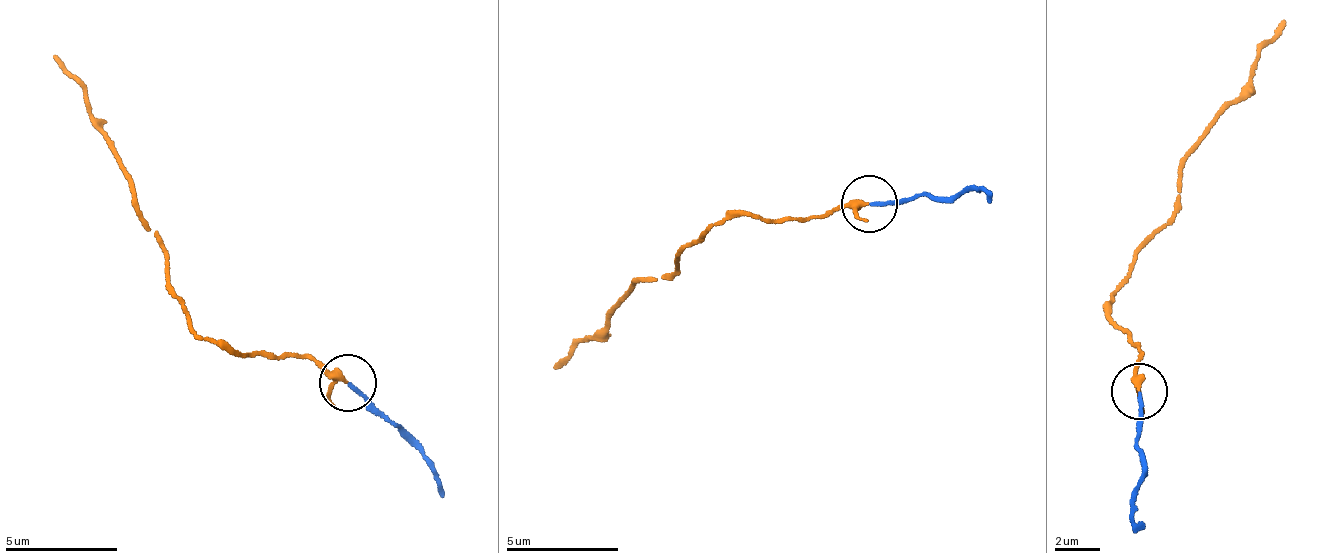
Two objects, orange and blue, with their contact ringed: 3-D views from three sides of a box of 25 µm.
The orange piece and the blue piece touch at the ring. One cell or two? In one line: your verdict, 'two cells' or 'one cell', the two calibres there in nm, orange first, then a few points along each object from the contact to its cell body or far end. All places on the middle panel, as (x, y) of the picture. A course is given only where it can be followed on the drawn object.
one cell; calibres 240 and 140 nm; course orange (870, 202), (846, 202), (825, 215), (739, 214), (705, 232), (676, 255), (672, 273), (637, 281), (553, 369); course blue (870, 202), (953, 200), (976, 188), (989, 205)

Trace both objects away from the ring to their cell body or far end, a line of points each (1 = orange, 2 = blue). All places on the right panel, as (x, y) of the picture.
1: (1138, 390), (1130, 379), (1141, 356), (1107, 317), (1119, 285), (1145, 239), (1174, 211), (1182, 165), (1285, 21)
2: (1138, 390), (1143, 479), (1132, 507), (1145, 530)

